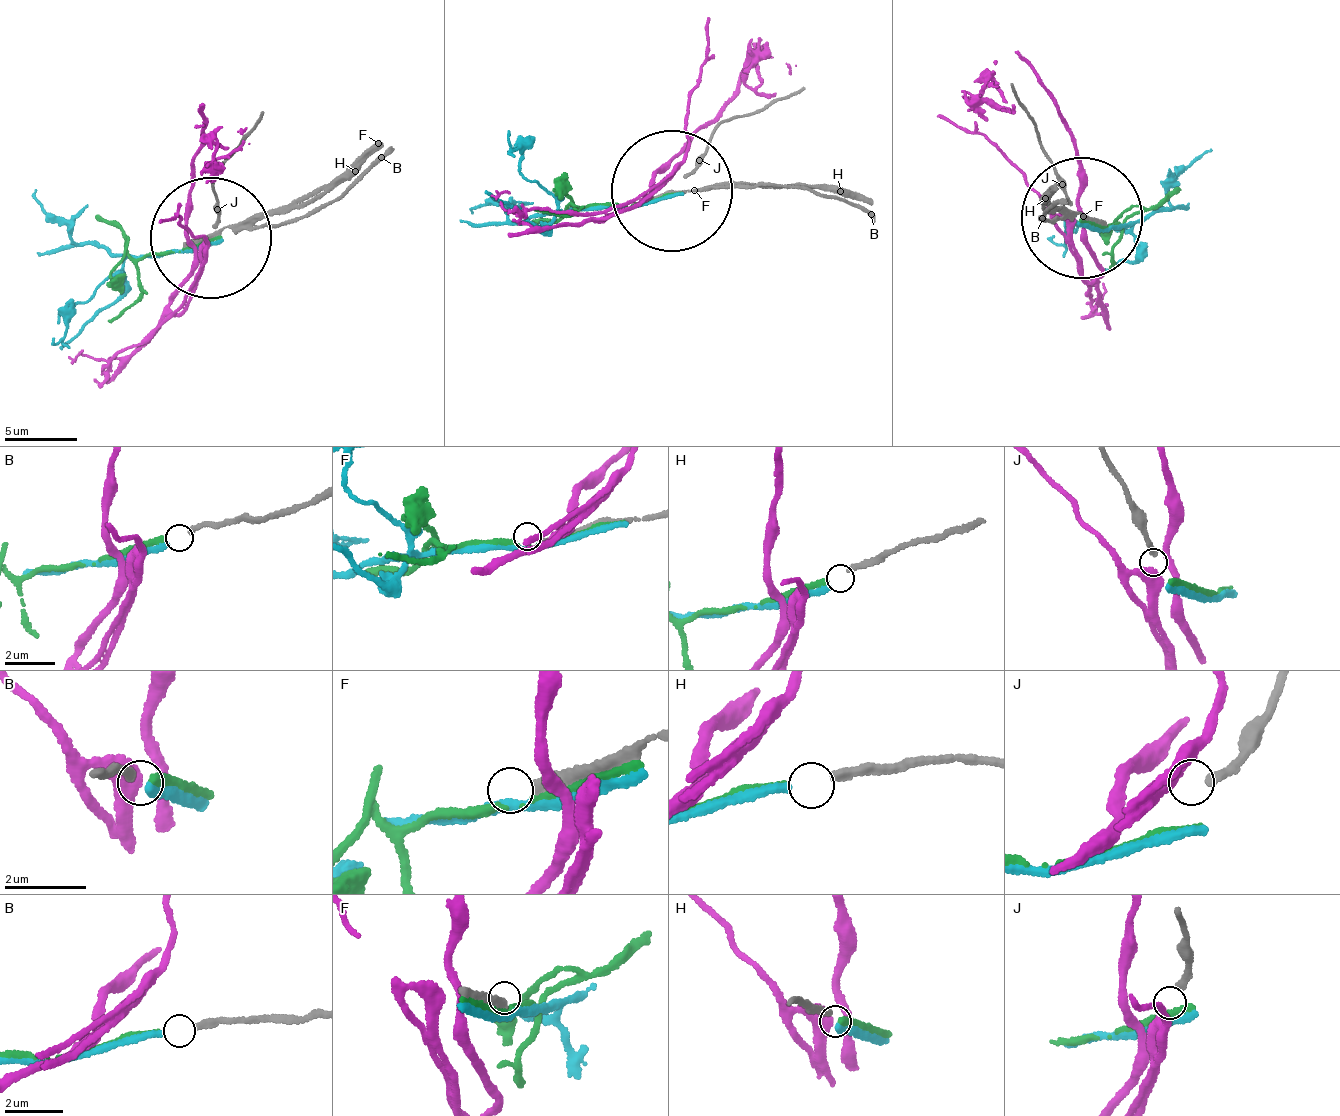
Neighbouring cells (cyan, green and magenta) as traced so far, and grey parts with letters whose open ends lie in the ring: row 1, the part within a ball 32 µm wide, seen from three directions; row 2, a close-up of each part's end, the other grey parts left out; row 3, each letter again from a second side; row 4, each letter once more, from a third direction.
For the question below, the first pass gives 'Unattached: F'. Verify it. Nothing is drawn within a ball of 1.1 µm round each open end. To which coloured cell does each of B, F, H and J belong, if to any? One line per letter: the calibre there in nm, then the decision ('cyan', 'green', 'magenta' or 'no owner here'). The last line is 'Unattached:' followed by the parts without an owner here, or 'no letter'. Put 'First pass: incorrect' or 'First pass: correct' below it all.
B: calibre 200 nm; cyan
F: calibre 200 nm; no owner here
H: calibre 200 nm; green
J: calibre 190 nm; magenta
Unattached: F
First pass: correct

